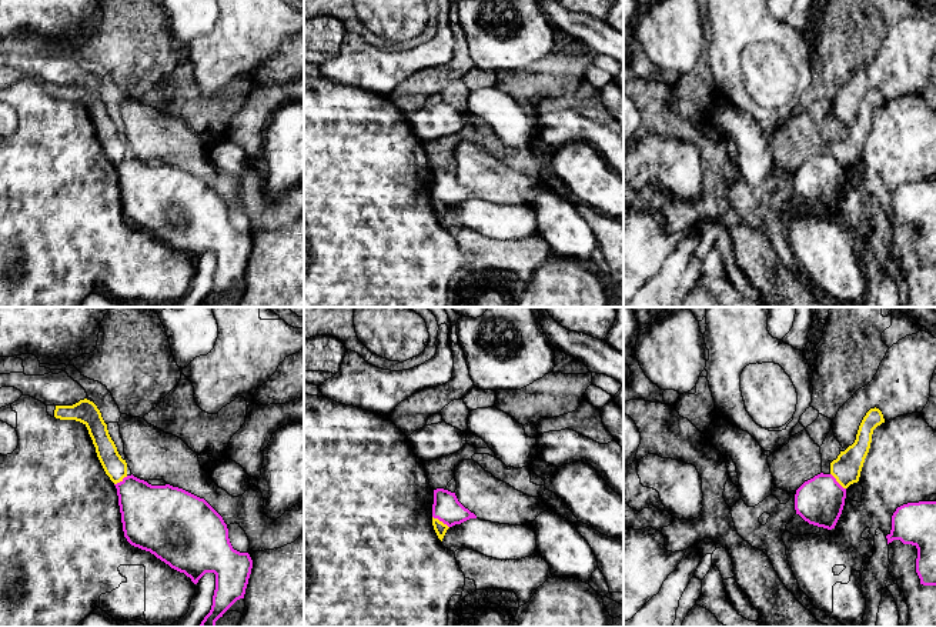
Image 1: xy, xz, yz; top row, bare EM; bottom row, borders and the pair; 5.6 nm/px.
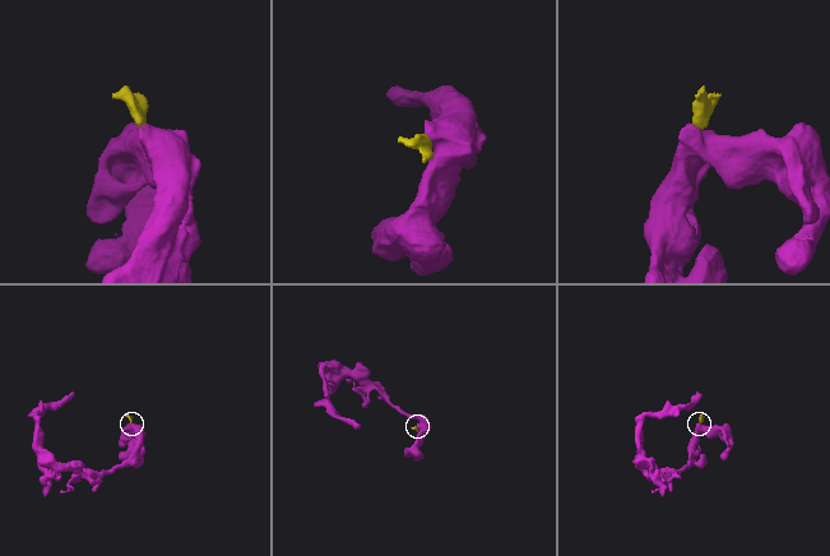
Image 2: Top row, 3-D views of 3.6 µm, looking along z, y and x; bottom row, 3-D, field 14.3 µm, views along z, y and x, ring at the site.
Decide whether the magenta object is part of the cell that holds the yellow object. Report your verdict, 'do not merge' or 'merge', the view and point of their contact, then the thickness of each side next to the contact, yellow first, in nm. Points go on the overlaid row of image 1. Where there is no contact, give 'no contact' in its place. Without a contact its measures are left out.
do not merge; contact xz (441, 522); calibres 70 and 160 nm

